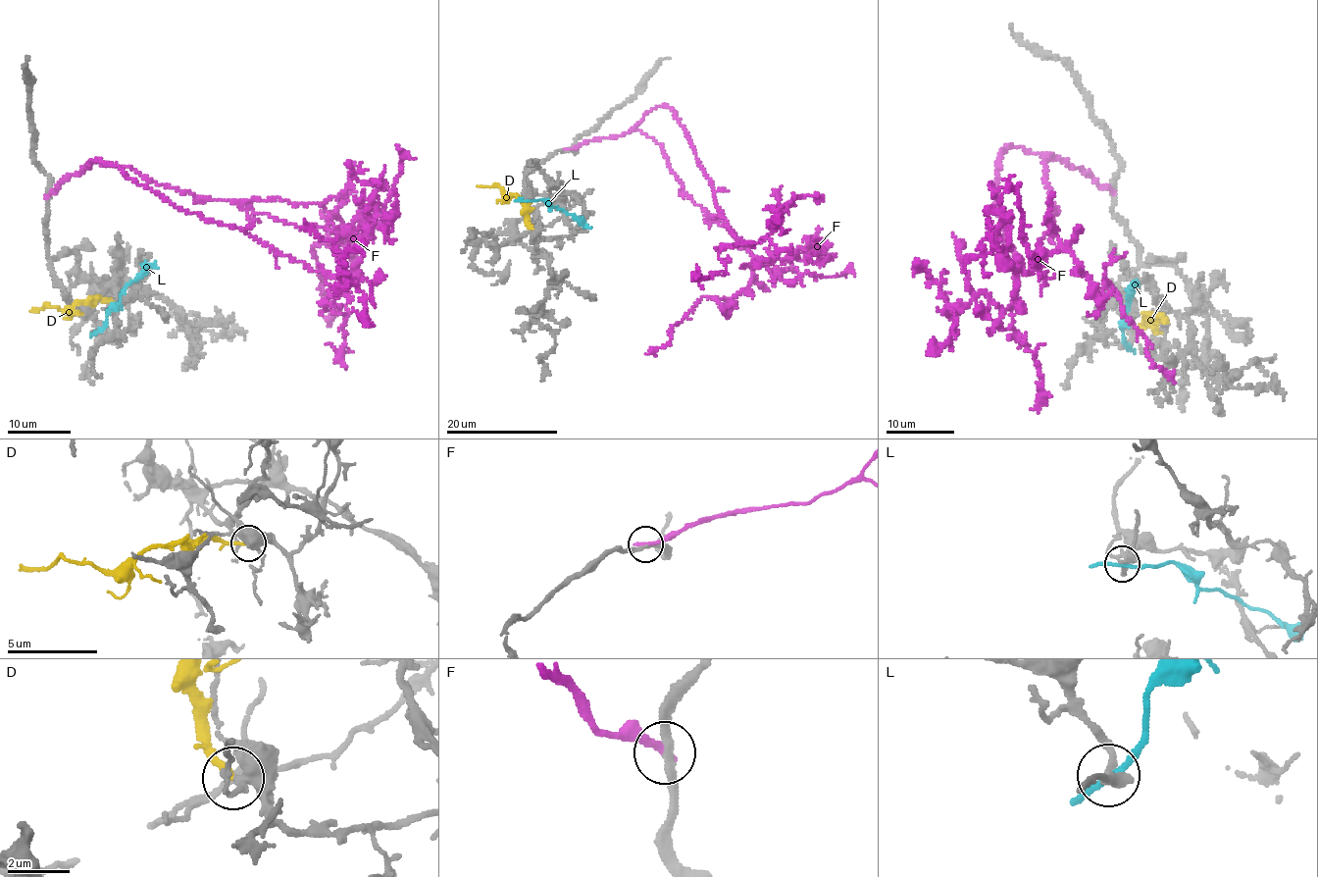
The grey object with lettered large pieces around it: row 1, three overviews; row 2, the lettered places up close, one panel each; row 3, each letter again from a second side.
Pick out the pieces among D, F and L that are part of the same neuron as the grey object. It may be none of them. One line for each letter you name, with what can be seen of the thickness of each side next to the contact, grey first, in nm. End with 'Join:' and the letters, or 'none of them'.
Join: none of them

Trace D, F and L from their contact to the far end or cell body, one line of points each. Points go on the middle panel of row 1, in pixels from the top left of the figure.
D: (532, 229), (520, 198), (503, 194), (497, 184), (478, 186)
F: (569, 149), (629, 130), (652, 136), (684, 191), (752, 256), (729, 308), (702, 298), (646, 354)
L: (527, 200), (541, 199), (590, 229)

